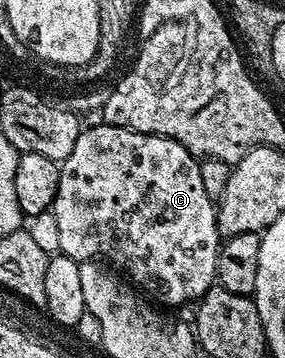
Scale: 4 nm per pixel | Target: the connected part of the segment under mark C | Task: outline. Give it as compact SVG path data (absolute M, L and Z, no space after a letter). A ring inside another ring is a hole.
M103 122L97 124L97 128L85 127L81 131L74 150L60 164L58 194L50 209L58 224L59 251L77 262L97 258L107 262L157 305L191 305L199 301L217 283L216 263L222 237L216 225L217 205L206 186L202 186L197 157L177 140L165 136L131 132L129 128L115 128Z

